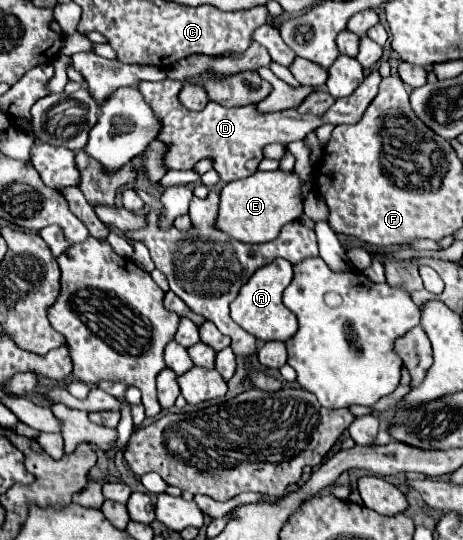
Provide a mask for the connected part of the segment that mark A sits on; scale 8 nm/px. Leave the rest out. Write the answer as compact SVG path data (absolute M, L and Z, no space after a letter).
M276 258L274 262L256 270L256 274L240 288L236 300L230 304L232 320L240 328L244 328L246 332L250 332L252 336L256 336L258 340L264 340L264 342L268 342L268 340L286 342L288 338L292 338L298 330L296 316L282 304L282 292L292 282L292 278L294 278L294 266L284 258Z

